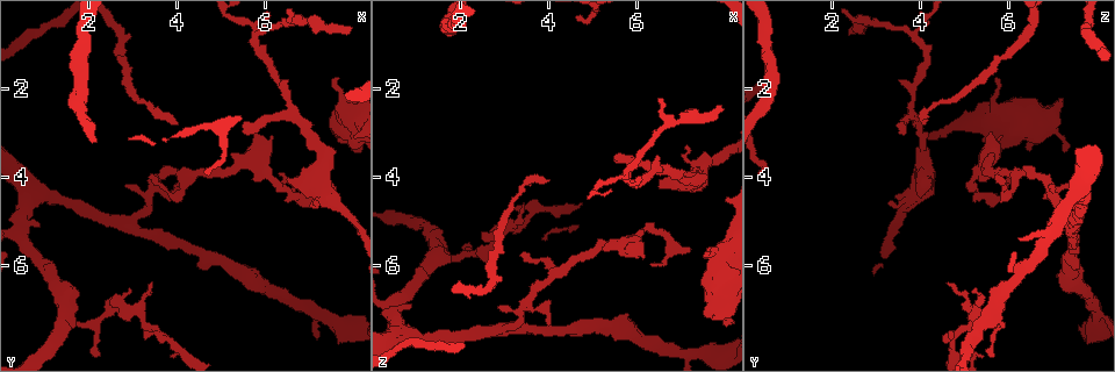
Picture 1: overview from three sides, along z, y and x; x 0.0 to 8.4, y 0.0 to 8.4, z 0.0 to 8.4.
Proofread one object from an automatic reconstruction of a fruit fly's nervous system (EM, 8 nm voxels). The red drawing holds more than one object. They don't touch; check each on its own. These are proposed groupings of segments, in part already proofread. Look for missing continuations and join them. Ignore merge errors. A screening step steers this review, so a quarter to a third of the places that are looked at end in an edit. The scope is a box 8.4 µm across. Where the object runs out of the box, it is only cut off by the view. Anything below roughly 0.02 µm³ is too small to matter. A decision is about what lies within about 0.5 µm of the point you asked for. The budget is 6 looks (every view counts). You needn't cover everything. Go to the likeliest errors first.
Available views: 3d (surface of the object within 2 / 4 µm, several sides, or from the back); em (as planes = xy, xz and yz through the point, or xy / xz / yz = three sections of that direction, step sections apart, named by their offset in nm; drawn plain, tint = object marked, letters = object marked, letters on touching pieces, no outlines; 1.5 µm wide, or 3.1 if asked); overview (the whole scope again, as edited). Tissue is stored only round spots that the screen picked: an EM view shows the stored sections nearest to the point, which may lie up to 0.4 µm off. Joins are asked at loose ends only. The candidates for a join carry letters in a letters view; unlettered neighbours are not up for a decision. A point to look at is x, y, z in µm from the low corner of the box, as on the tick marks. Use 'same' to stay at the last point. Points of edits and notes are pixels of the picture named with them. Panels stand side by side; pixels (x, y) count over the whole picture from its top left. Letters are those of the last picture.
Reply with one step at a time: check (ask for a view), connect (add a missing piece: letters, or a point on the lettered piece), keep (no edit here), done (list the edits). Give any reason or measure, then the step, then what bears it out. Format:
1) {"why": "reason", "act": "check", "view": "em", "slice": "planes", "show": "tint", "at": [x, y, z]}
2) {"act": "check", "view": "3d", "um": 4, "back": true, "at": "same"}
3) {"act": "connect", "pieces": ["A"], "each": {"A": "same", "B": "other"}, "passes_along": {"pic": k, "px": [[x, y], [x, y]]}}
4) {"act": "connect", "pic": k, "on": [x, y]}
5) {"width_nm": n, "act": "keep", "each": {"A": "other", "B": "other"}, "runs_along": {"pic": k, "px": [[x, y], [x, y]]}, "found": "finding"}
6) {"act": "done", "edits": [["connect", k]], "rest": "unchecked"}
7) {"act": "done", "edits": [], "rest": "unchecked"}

{"why": "branch stops here", "act": "check", "view": "3d", "um": 4, "at": [7.60, 1.80, 5.75]}

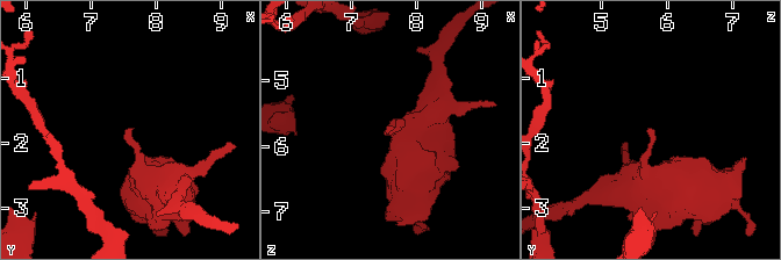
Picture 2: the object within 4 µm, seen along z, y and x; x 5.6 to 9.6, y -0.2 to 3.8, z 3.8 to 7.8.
{"why": "need the tissue", "act": "check", "view": "em", "slice": "yz", "step": 4, "show": "tint", "at": [7.60, 1.70, 5.70]}

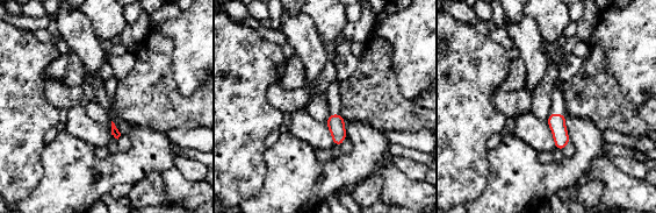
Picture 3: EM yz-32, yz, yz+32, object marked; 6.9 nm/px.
{"act": "check", "view": "em", "slice": "planes", "show": "letters", "at": "same"}

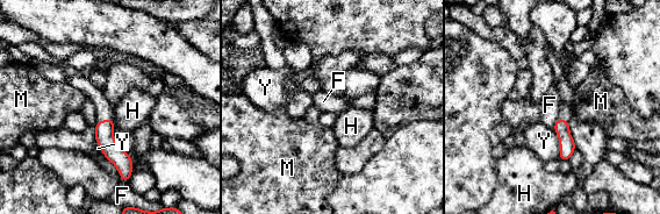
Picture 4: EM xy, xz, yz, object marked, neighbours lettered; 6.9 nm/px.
{"width_nm": 110, "act": "keep", "each": {"F": "other", "H": "other", "M": "other", "Y": "other"}, "runs_along": {"pic": 4, "px": [[100, 123], [126, 177]]}, "found": "no lettered piece goes on from it"}

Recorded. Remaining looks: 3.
{"why": "thin end", "act": "check", "view": "em", "slice": "planes", "show": "letters", "at": [5.55, 3.00, 3.65]}

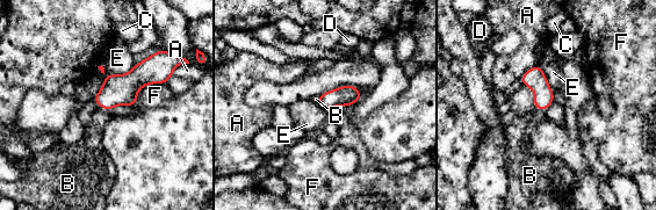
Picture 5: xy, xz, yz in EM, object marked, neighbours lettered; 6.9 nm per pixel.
{"longest_contact_nm": ["E", 400], "act": "connect", "pieces": ["B"], "each": {"A": "other", "B": "same", "C": "other", "D": "other", "E": "other", "F": "other"}, "passes_along": {"pic": 5, "px": [[122, 89], [101, 107], [94, 118]]}, "found": "the neuron continues"}

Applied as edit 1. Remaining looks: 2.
{"why": "an open end", "act": "check", "view": "em", "slice": "xz", "step": 8, "show": "plain", "at": [7.20, 4.55, 3.35]}

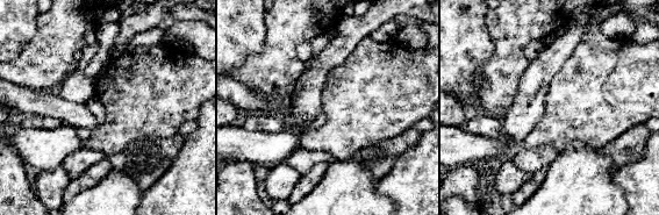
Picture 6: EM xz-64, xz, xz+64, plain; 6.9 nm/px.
{"why": "see the neighbours", "act": "check", "view": "em", "slice": "xz", "step": 8, "show": "letters", "at": "same"}

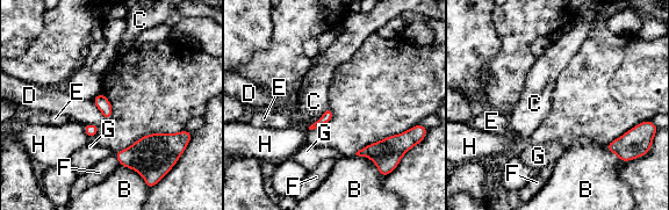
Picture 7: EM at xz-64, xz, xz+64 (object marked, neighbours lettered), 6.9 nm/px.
{"longest_contact_nm": ["C", 220], "act": "keep", "each": {"B": "other", "C": "other", "D": "other", "E": "other", "F": "other", "G": "other", "H": "other"}, "border": {"pic": 7, "px": [[92, 100], [106, 121]]}, "found": "none of them fits"}

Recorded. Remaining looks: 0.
{"act": "done", "edits": [["connect", 5]], "rest": "unchecked"}

